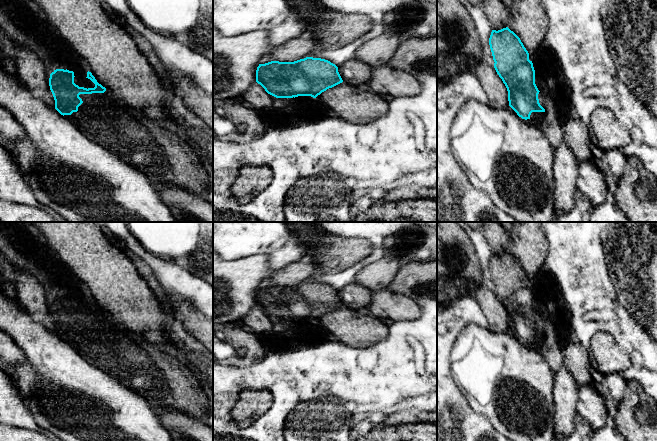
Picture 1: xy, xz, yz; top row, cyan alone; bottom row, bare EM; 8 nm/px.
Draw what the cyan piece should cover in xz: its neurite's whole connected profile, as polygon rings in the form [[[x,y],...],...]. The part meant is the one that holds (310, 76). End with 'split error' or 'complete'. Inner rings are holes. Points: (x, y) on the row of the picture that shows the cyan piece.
[[[306,57],[294,62],[259,64],[256,82],[276,98],[316,98],[343,80],[335,64],[321,58]]] | complete

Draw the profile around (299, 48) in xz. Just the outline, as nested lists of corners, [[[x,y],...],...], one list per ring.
[[[302,36],[274,46],[269,56],[272,61],[294,62],[309,57],[315,46],[314,39]]]

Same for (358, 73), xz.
[[[358,59],[345,61],[337,67],[342,80],[354,86],[365,87],[371,79],[372,66]]]

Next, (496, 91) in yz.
[[[481,60],[474,70],[488,97],[488,104],[495,108],[509,106],[508,91],[494,66]]]

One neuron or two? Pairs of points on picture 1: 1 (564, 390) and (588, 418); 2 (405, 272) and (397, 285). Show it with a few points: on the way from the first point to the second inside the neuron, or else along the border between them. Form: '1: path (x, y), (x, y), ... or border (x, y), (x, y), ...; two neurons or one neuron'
1: border (578, 387), (577, 417); two neurons
2: path (405, 275), (400, 282); one neuron

